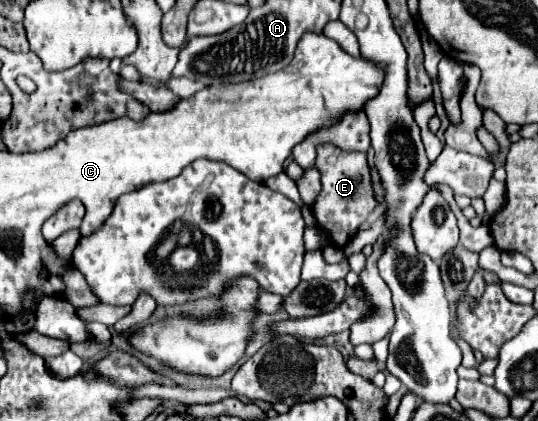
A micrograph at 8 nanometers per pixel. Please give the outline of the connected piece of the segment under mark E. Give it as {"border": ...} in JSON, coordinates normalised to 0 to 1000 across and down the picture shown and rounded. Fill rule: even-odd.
{"border":[[[595,347],[587,399],[599,409],[599,456],[591,461],[580,504],[591,542],[599,542],[613,575],[625,584],[647,580],[647,570],[665,551],[665,537],[684,523],[691,499],[699,494],[691,437],[688,437],[688,399],[680,390],[680,366],[673,361],[636,361],[621,347]]]}

